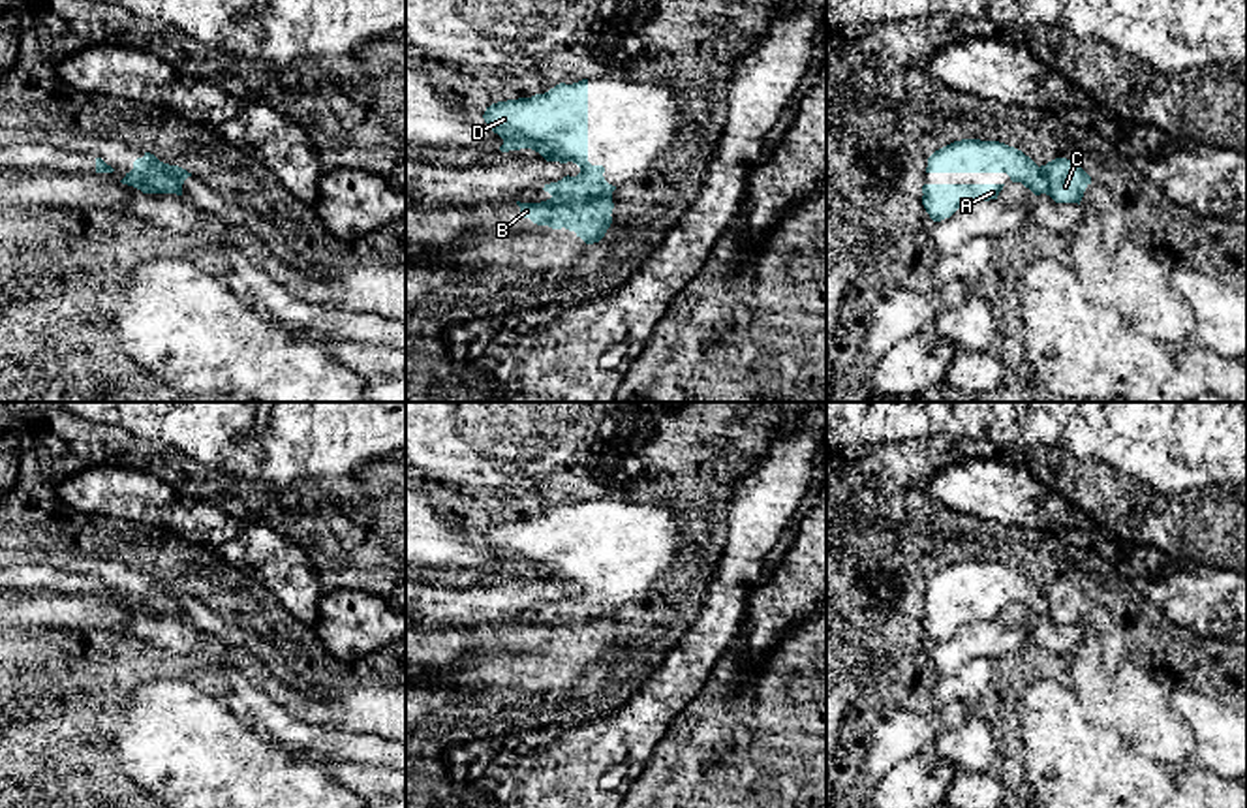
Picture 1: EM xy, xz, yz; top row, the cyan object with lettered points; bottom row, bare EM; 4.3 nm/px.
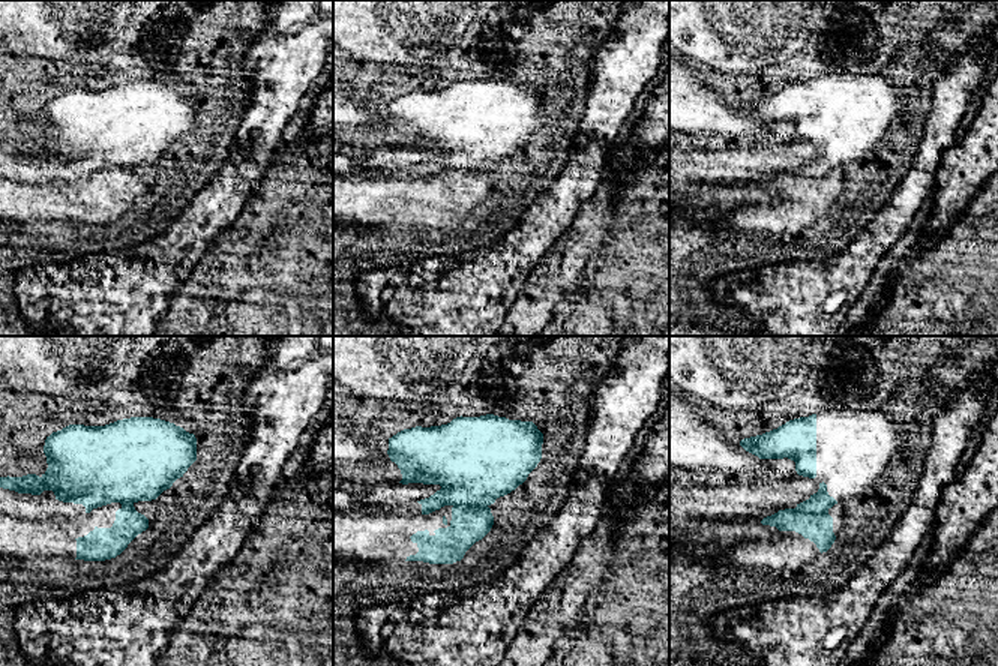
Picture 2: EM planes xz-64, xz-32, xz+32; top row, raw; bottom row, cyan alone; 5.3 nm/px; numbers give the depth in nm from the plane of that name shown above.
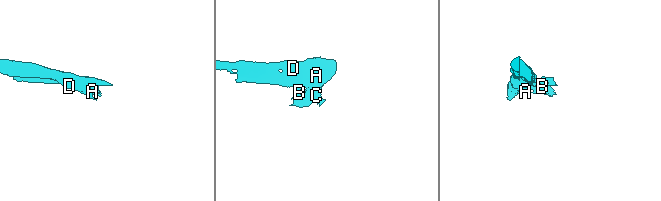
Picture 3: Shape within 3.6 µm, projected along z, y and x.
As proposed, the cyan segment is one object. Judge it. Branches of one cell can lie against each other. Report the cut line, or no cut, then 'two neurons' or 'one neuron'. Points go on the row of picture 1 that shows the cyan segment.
xz (611, 192), (588, 200), (553, 198) | two neurons

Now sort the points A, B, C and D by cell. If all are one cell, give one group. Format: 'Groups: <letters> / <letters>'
Groups: A D / B C

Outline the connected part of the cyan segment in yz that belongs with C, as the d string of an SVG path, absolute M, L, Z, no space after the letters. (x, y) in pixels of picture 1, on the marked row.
M1055 158L1040 171L1048 179L1046 195L1055 203L1078 203L1084 197L1085 188L1091 184L1091 177L1067 158Z

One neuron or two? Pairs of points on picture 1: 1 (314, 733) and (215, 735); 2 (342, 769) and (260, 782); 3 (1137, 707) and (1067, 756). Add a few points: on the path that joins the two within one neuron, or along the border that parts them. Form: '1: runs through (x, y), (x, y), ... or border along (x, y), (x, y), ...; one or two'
1: border along (277, 741), (318, 758); two
2: border along (322, 761), (337, 780), (350, 788); two
3: runs through (1120, 724), (1084, 756); one

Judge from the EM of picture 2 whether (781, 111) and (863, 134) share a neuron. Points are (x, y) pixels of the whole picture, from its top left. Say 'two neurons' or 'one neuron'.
one neuron

